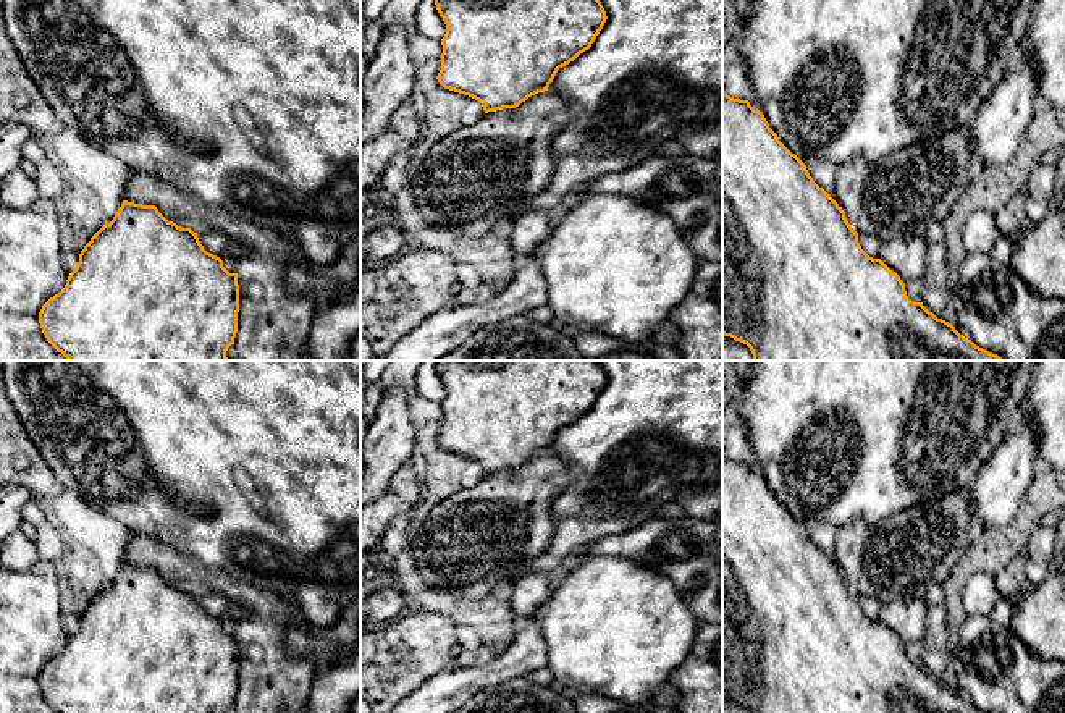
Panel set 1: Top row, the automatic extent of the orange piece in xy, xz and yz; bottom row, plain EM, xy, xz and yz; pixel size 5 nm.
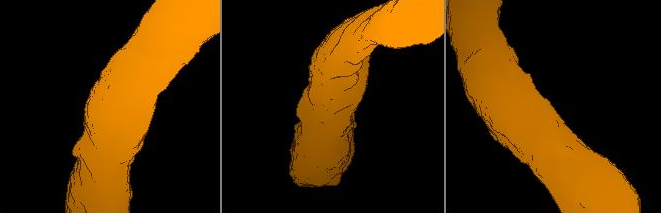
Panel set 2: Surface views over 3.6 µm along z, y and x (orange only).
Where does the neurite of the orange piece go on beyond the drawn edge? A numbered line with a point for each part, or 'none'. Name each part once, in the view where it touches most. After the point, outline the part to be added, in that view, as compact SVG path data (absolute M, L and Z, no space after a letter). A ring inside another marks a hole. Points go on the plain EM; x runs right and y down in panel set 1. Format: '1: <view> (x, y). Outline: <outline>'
none

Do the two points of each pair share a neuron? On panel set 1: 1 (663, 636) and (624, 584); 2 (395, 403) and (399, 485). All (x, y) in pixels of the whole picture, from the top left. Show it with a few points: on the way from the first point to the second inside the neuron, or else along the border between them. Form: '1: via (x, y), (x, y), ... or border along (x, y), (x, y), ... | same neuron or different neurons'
1: via (650, 623), (624, 597) | same neuron
2: border along (408, 461), (377, 498) | different neurons

